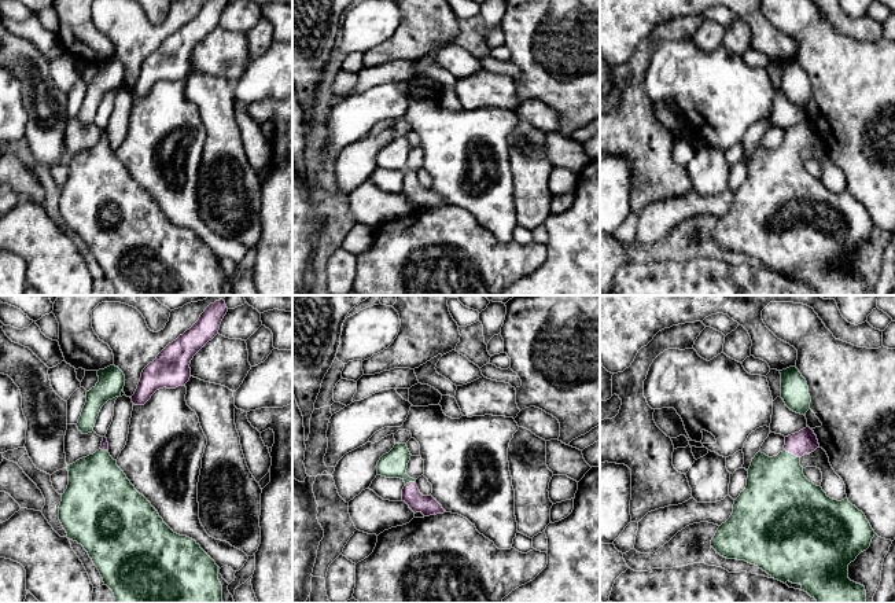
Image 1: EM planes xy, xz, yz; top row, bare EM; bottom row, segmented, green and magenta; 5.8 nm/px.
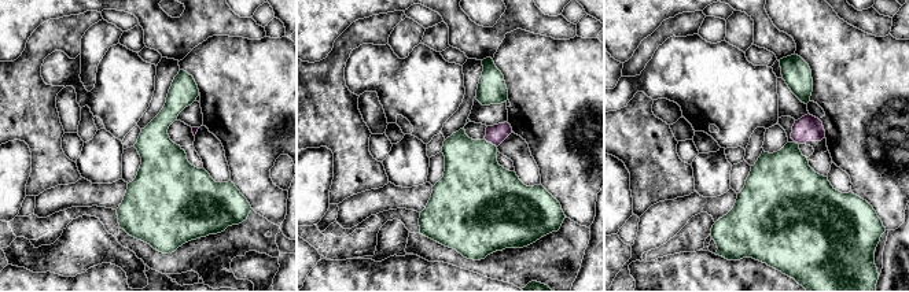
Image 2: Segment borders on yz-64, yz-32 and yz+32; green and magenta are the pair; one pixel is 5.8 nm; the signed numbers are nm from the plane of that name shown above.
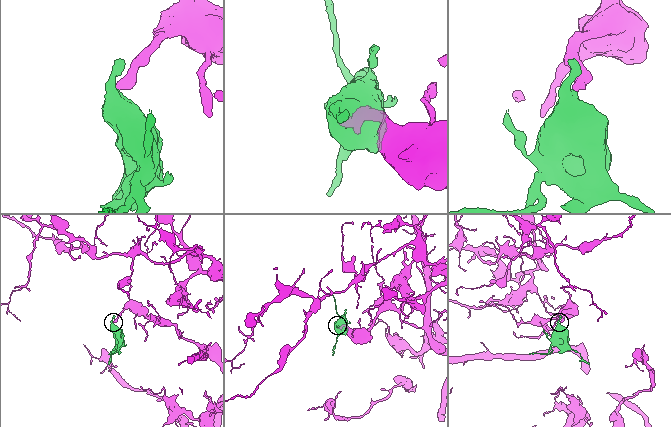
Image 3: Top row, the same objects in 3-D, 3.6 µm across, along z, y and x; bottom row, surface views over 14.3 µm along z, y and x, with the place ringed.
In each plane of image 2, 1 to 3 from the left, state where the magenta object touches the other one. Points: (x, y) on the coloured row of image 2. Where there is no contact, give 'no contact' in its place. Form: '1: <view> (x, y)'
1: no contact
2: yz-32 (490, 143)
3: no contact

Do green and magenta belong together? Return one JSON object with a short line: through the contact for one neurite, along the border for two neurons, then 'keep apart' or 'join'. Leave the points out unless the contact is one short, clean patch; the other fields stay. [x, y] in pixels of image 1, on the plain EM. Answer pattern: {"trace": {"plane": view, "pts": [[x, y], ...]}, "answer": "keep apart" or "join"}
{"trace": {"plane": "yz", "pts": [[777, 186], [780, 171], [791, 146], [805, 133]]}, "answer": "join"}

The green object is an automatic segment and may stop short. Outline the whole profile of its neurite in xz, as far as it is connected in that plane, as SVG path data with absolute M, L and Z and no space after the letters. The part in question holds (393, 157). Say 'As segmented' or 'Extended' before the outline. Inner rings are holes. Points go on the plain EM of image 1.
Extended. M395 136L394 140L377 154L377 168L401 170L405 174L402 194L405 194L415 206L421 205L424 209L430 209L446 205L432 188L423 188L416 177L416 172L406 166L410 148L406 136Z

